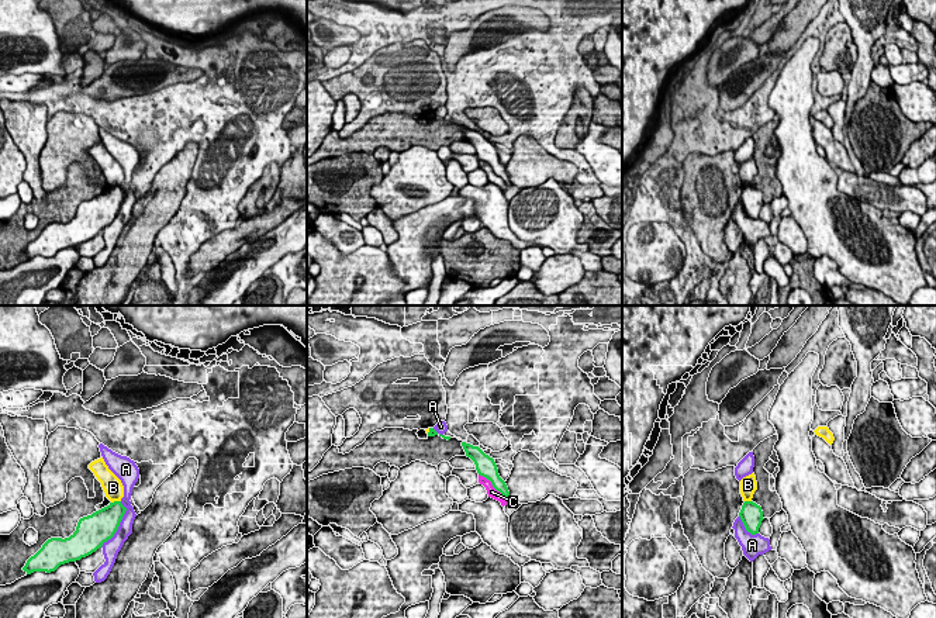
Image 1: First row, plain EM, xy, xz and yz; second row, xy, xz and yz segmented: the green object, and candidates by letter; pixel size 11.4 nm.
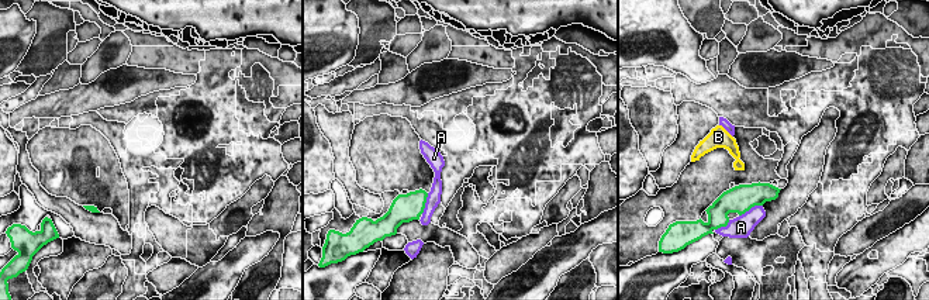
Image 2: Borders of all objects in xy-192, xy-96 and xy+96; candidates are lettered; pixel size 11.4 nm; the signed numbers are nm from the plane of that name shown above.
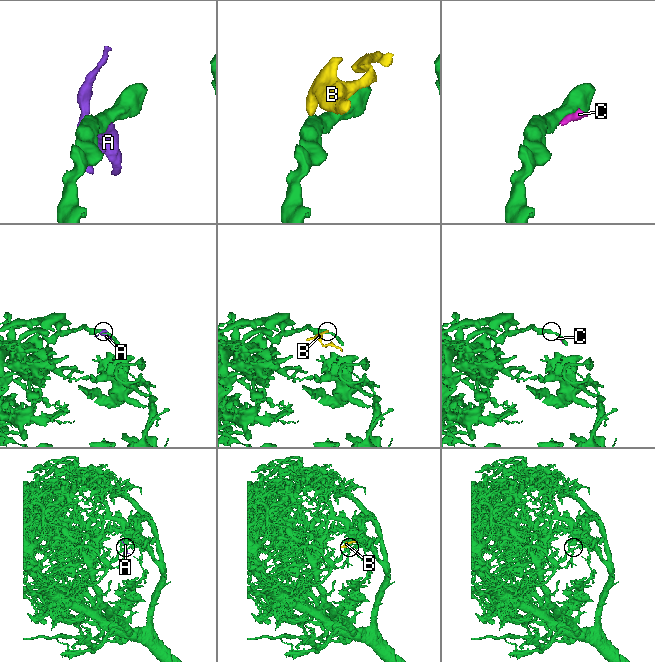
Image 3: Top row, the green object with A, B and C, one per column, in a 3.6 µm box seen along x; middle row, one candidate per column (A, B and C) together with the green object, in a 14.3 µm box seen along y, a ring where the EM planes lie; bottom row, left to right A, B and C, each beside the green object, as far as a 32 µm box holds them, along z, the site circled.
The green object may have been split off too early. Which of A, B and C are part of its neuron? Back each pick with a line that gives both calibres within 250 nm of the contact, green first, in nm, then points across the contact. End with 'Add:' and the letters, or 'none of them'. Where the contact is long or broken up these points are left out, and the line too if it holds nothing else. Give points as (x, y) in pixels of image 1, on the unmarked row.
Add: none of them

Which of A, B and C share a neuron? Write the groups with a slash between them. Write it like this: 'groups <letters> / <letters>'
groups A C / B

